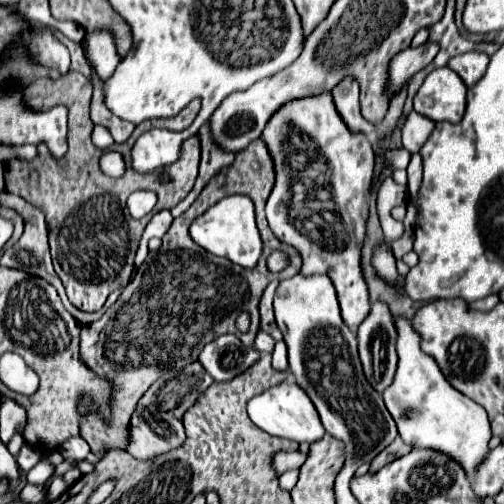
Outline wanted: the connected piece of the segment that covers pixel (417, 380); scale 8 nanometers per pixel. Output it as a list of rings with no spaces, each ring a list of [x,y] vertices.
[[[397,318],[395,326],[399,332],[399,338],[397,338],[399,366],[397,366],[395,382],[383,392],[383,400],[393,420],[397,422],[399,436],[403,438],[405,444],[439,450],[451,456],[455,462],[463,466],[469,480],[473,480],[473,474],[479,468],[479,462],[483,462],[483,458],[489,452],[491,424],[489,424],[485,408],[473,402],[471,398],[467,398],[465,394],[461,394],[459,390],[455,390],[447,382],[437,362],[425,352],[421,352],[419,348],[421,338],[411,328],[411,322],[407,318]]]

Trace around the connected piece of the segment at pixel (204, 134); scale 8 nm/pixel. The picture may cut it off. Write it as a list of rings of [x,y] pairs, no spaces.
[[[205,122],[205,124],[201,126],[199,138],[201,138],[201,166],[199,166],[199,176],[197,176],[197,182],[195,182],[193,190],[179,202],[179,206],[175,206],[175,208],[171,210],[173,218],[181,216],[181,214],[195,202],[195,198],[201,194],[205,182],[211,180],[213,174],[215,174],[219,168],[231,164],[233,158],[235,158],[233,152],[223,150],[223,148],[217,146],[217,142],[213,142],[213,138],[211,138],[211,124],[209,124],[209,122]]]

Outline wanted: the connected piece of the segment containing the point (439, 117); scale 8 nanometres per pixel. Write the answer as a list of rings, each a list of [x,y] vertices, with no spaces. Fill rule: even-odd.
[[[447,66],[433,70],[417,96],[413,98],[413,110],[431,118],[433,122],[461,122],[465,114],[467,86]]]

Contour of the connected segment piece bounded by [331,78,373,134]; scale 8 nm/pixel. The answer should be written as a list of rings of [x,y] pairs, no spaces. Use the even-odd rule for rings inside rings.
[[[345,78],[339,86],[335,86],[331,96],[335,108],[339,110],[339,116],[343,118],[343,122],[351,132],[369,134],[373,130],[373,126],[359,112],[359,86],[353,78]]]

